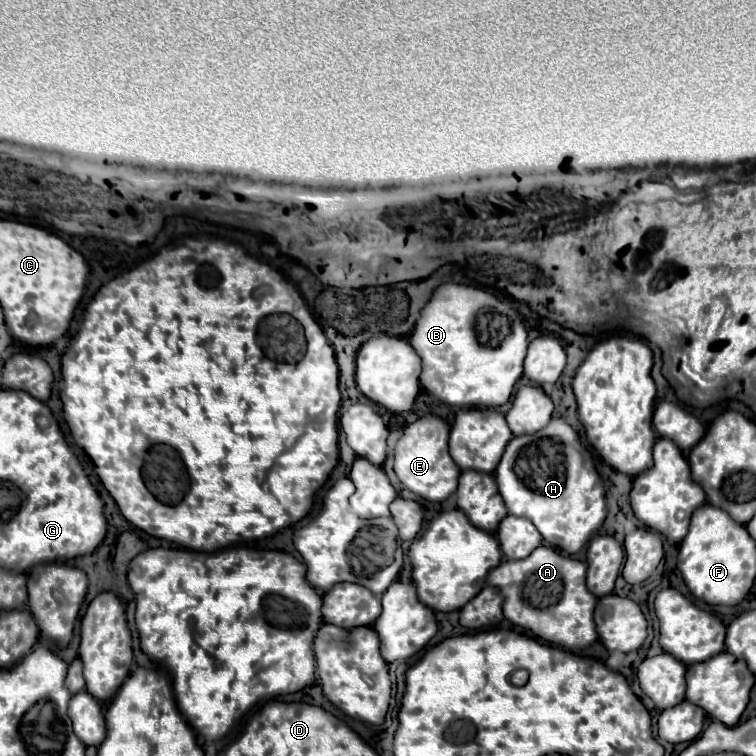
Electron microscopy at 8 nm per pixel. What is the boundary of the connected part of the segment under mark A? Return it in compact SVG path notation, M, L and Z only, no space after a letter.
M539 546L523 560L501 562L489 572L487 584L501 588L505 596L503 614L509 622L531 630L549 644L579 650L597 640L593 622L597 598L585 586L585 570L587 566L583 562L563 556L553 548Z

